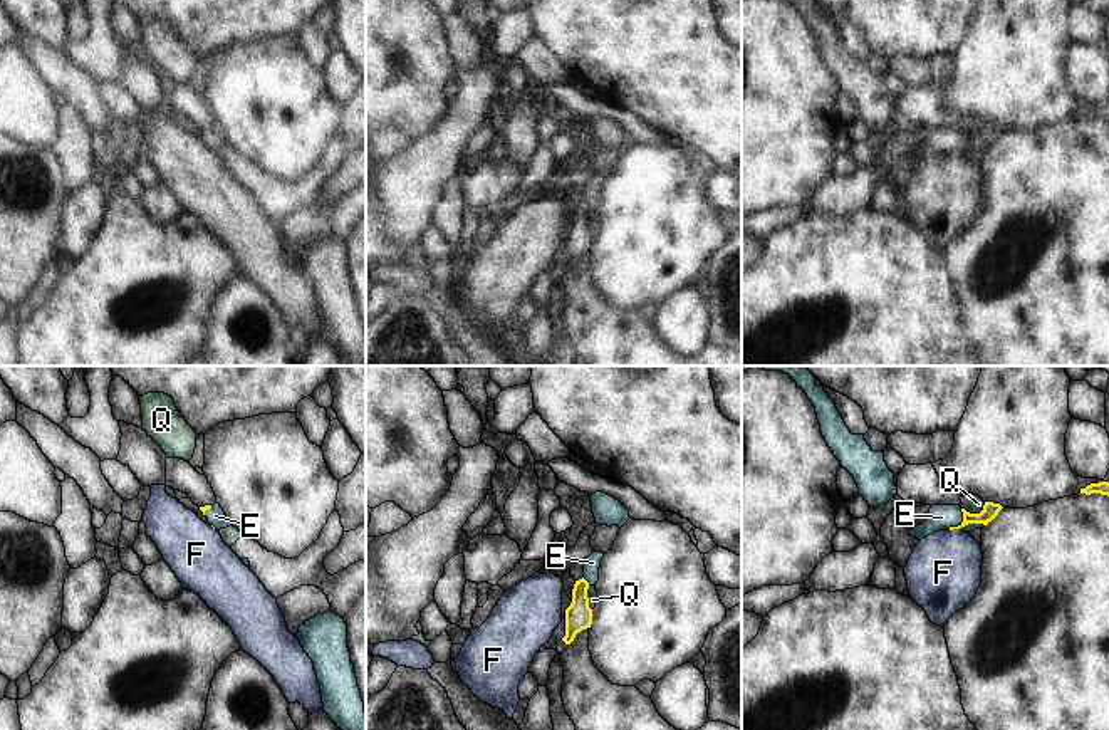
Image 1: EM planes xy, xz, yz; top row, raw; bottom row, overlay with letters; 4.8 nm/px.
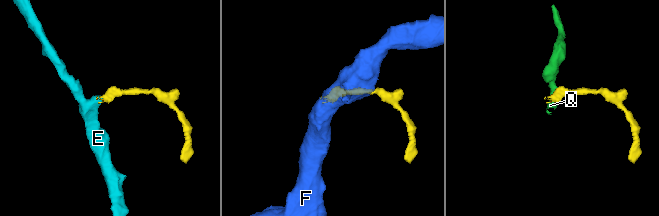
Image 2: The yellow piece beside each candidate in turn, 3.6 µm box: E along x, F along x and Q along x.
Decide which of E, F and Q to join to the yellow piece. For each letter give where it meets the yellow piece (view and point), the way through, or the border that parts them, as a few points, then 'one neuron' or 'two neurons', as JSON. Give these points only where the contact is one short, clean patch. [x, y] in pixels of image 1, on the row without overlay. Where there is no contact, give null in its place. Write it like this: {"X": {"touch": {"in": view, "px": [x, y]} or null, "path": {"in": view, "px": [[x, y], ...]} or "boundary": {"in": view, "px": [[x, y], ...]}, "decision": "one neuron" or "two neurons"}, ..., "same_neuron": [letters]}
{"E": {"touch": {"in": "yz", "px": [962, 146]}, "path": {"in": "yz", "px": [[990, 135], [962, 146], [942, 141]]}, "decision": "one neuron"}, "F": {"touch": {"in": "yz", "px": [955, 151]}, "decision": "two neurons"}, "Q": {"touch": {"in": "yz", "px": [975, 138]}, "boundary": {"in": "yz", "px": [[985, 126], [978, 136], [967, 136], [962, 131]]}, "decision": "two neurons"}, "same_neuron": ["E"]}

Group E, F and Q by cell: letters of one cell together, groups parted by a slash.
E / F / Q

